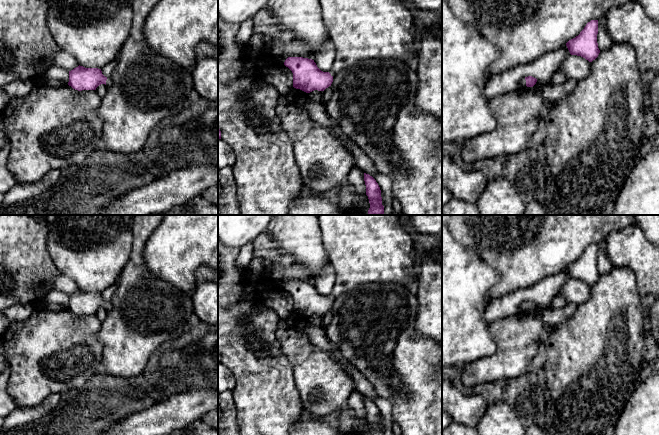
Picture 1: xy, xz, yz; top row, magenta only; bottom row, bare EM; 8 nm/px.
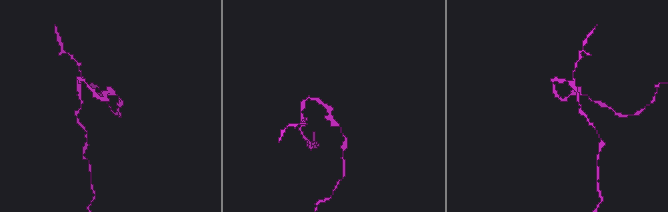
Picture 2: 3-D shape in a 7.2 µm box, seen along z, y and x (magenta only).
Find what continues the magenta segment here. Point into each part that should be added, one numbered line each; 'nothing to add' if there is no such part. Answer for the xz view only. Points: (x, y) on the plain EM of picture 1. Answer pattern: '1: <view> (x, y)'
1: xz (362, 249)

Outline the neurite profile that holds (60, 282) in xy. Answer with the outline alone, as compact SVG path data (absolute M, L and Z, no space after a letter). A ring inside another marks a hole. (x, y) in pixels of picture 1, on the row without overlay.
M59 273L50 277L43 286L44 293L48 295L54 291L61 291L68 295L79 290L79 286L68 276Z

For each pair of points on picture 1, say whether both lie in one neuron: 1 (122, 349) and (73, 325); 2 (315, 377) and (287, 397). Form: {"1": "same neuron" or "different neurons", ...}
{"1": "different neurons", "2": "different neurons"}

